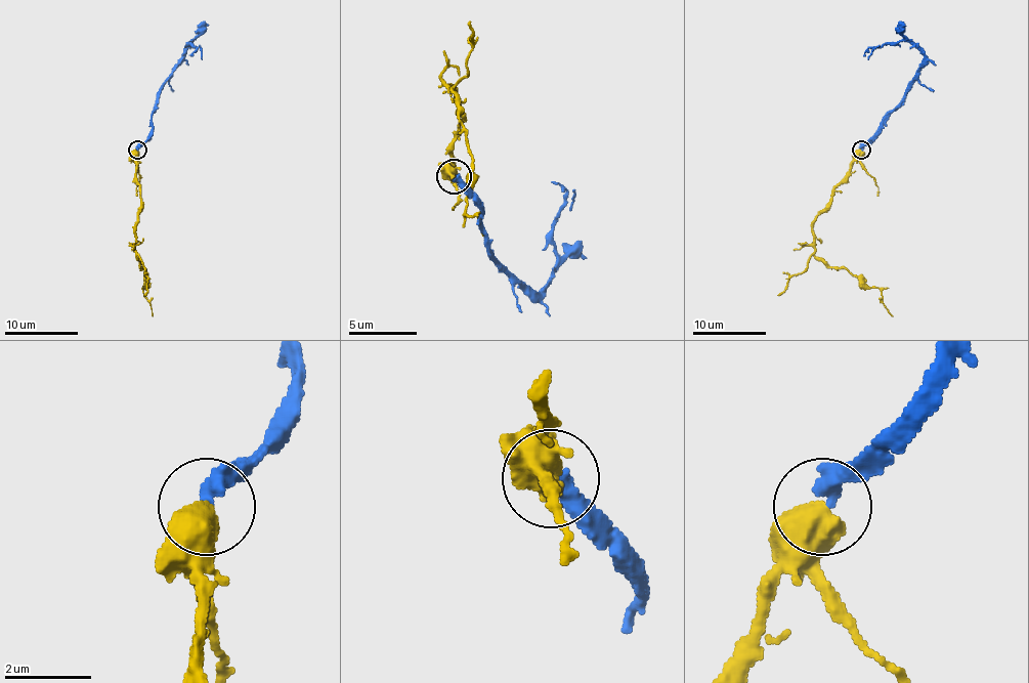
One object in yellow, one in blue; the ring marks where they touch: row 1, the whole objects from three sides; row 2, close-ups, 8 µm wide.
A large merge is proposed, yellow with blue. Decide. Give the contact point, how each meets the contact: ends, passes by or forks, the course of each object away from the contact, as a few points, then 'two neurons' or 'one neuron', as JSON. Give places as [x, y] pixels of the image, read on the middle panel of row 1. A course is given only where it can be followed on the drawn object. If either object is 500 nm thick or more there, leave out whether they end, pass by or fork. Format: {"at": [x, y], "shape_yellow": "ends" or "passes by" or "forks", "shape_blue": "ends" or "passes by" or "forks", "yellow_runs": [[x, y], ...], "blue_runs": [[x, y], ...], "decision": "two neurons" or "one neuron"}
{"at": [454, 176], "yellow_runs": [[453, 177], [460, 116], [457, 92], [449, 85], [470, 157], [467, 214], [480, 221], [483, 235]], "blue_runs": [[453, 177], [480, 204], [480, 231], [490, 252], [538, 293], [555, 259], [552, 221], [565, 190], [552, 180]], "decision": "two neurons"}

